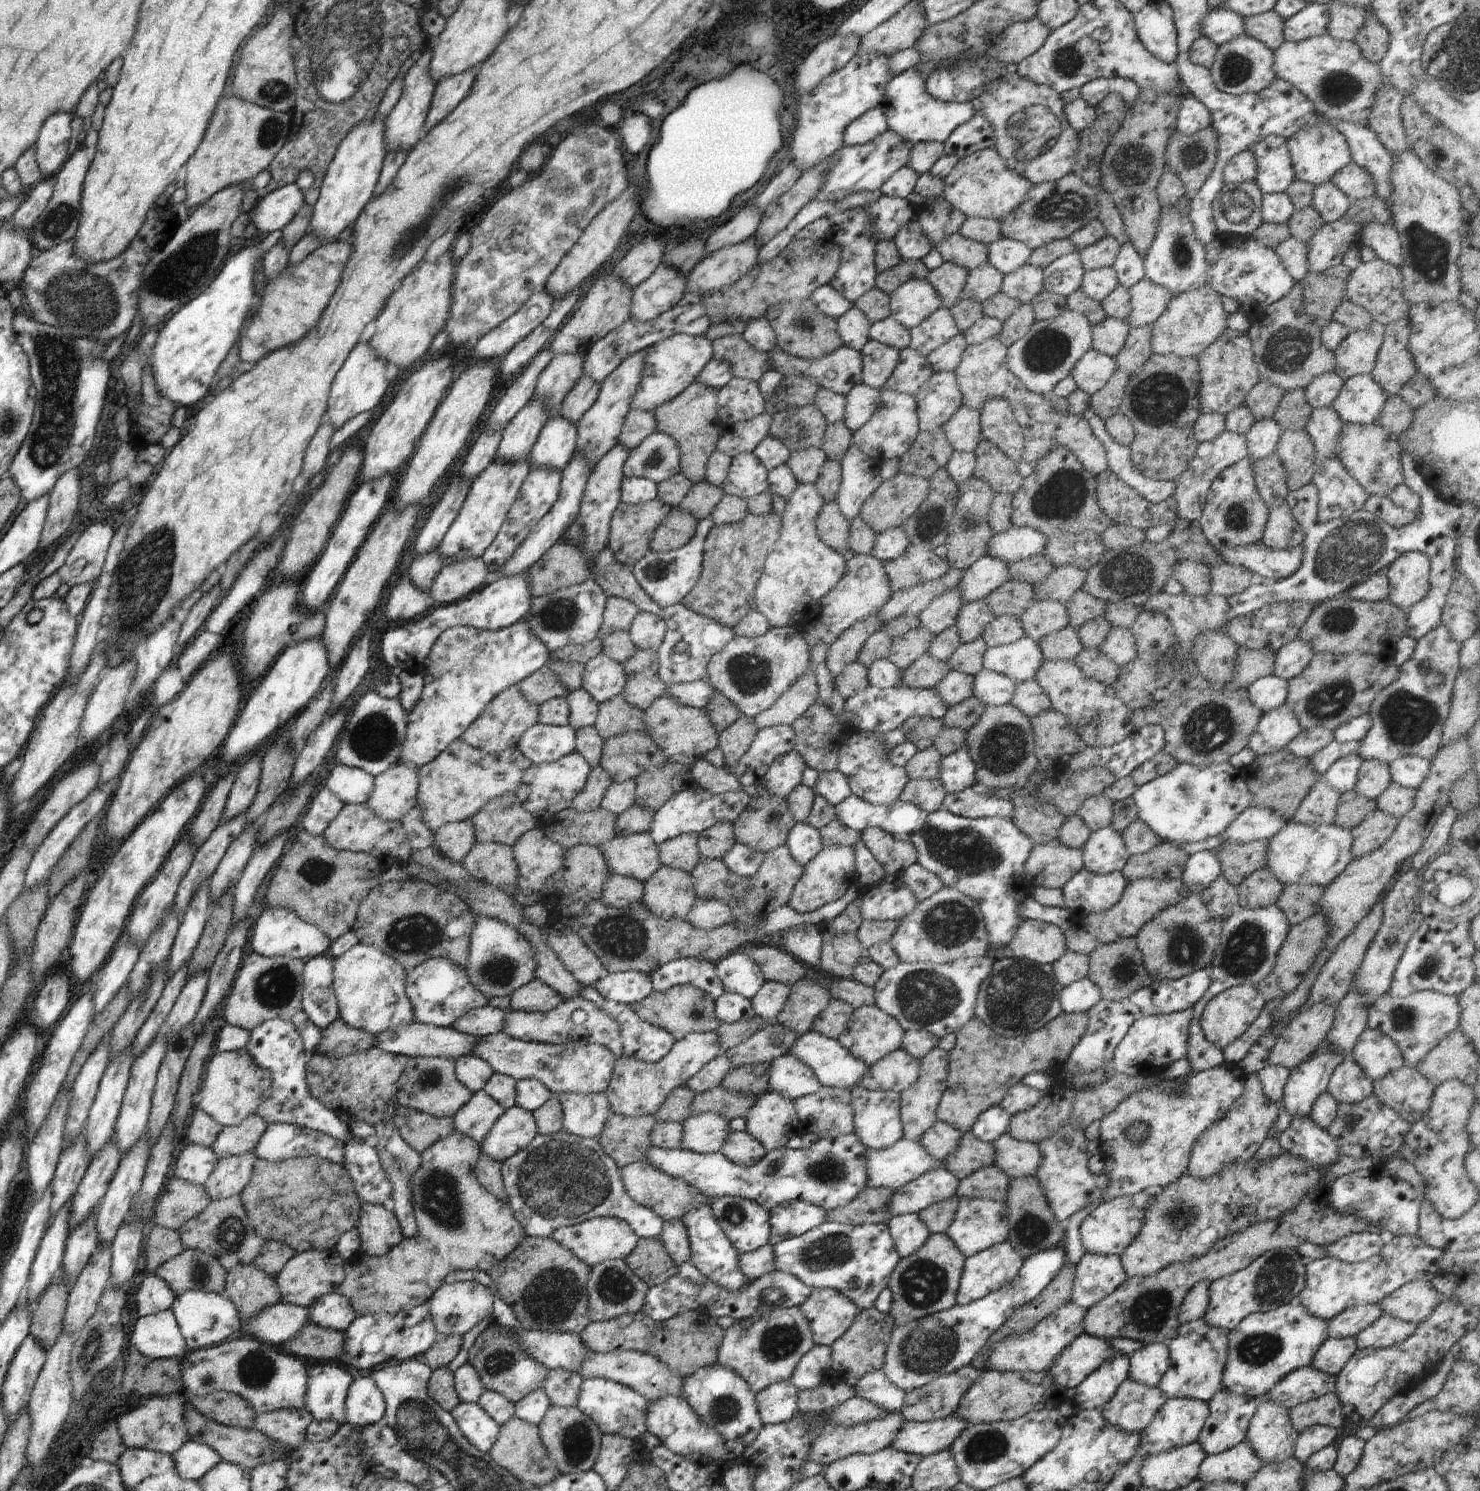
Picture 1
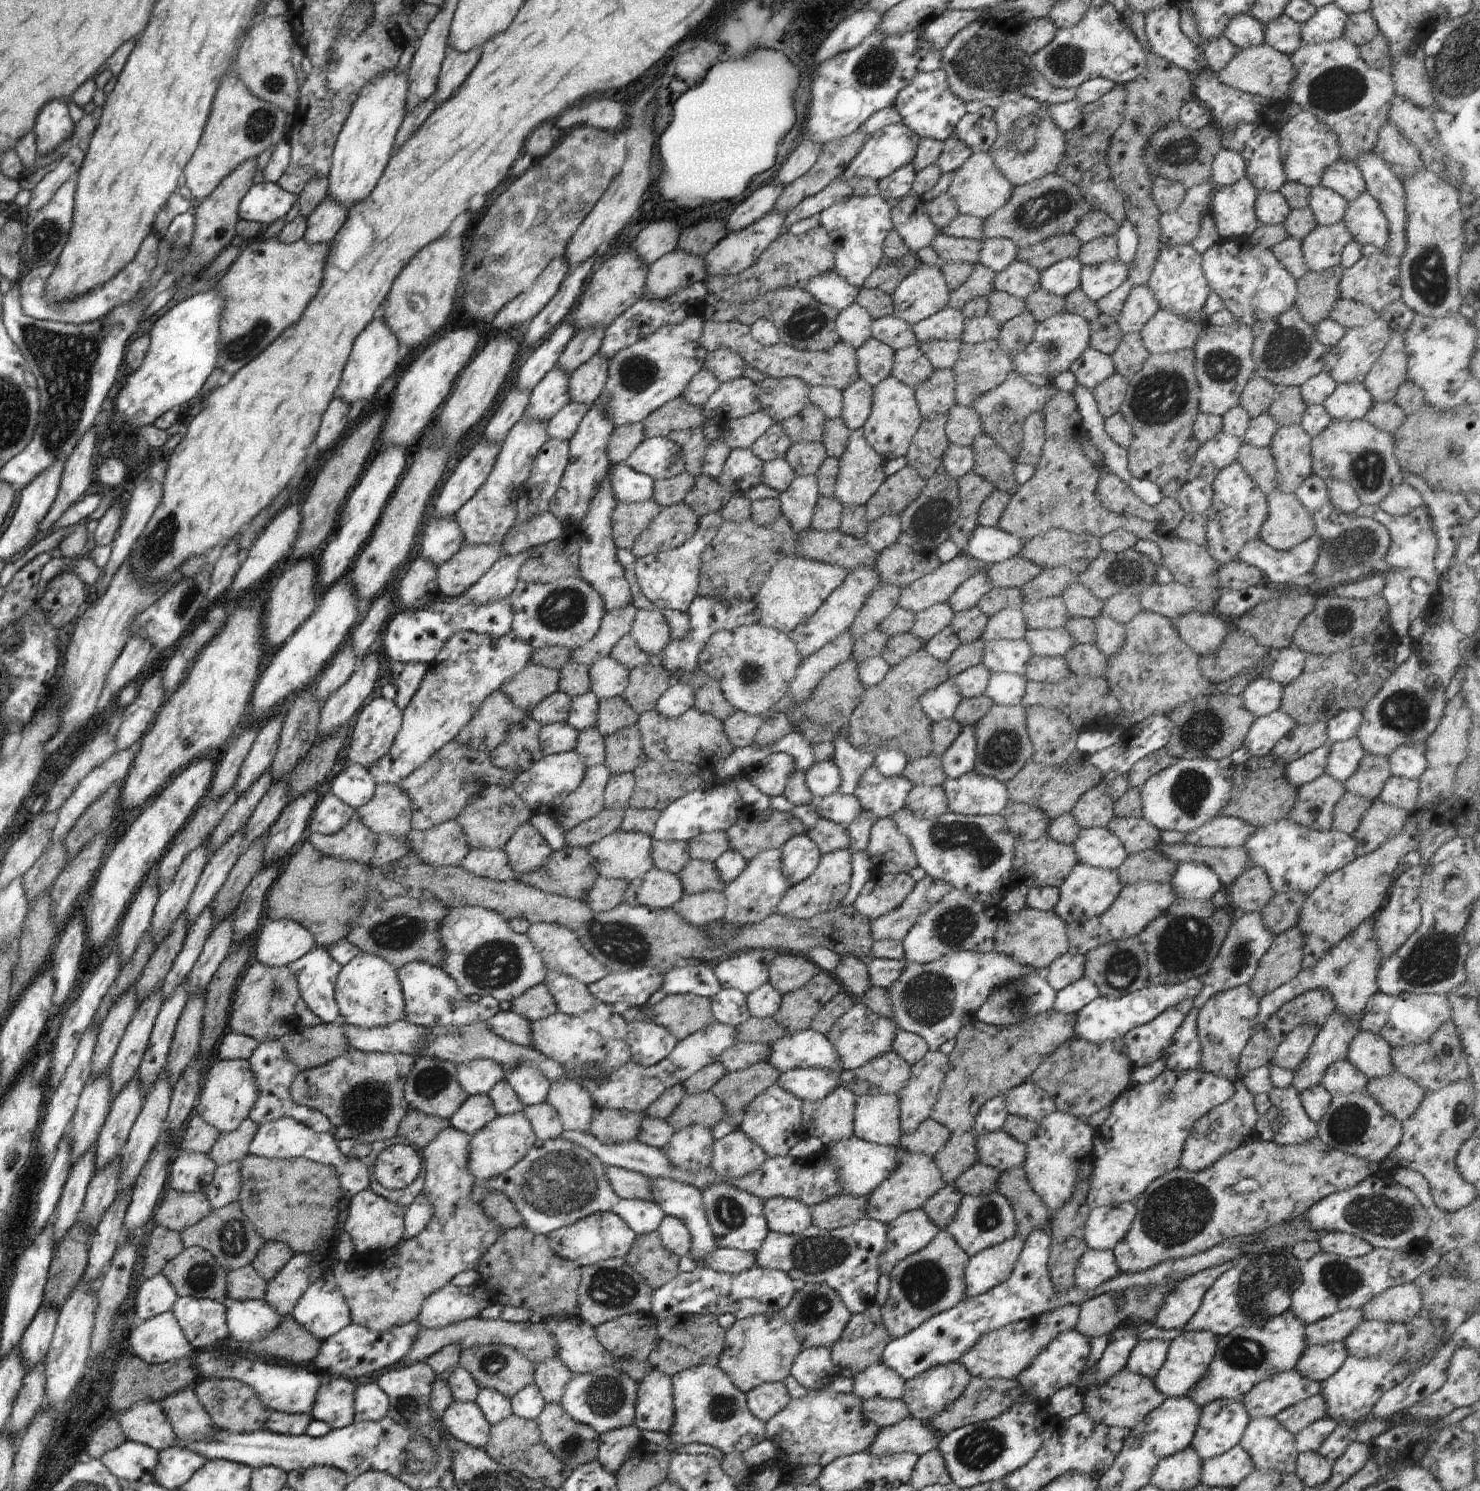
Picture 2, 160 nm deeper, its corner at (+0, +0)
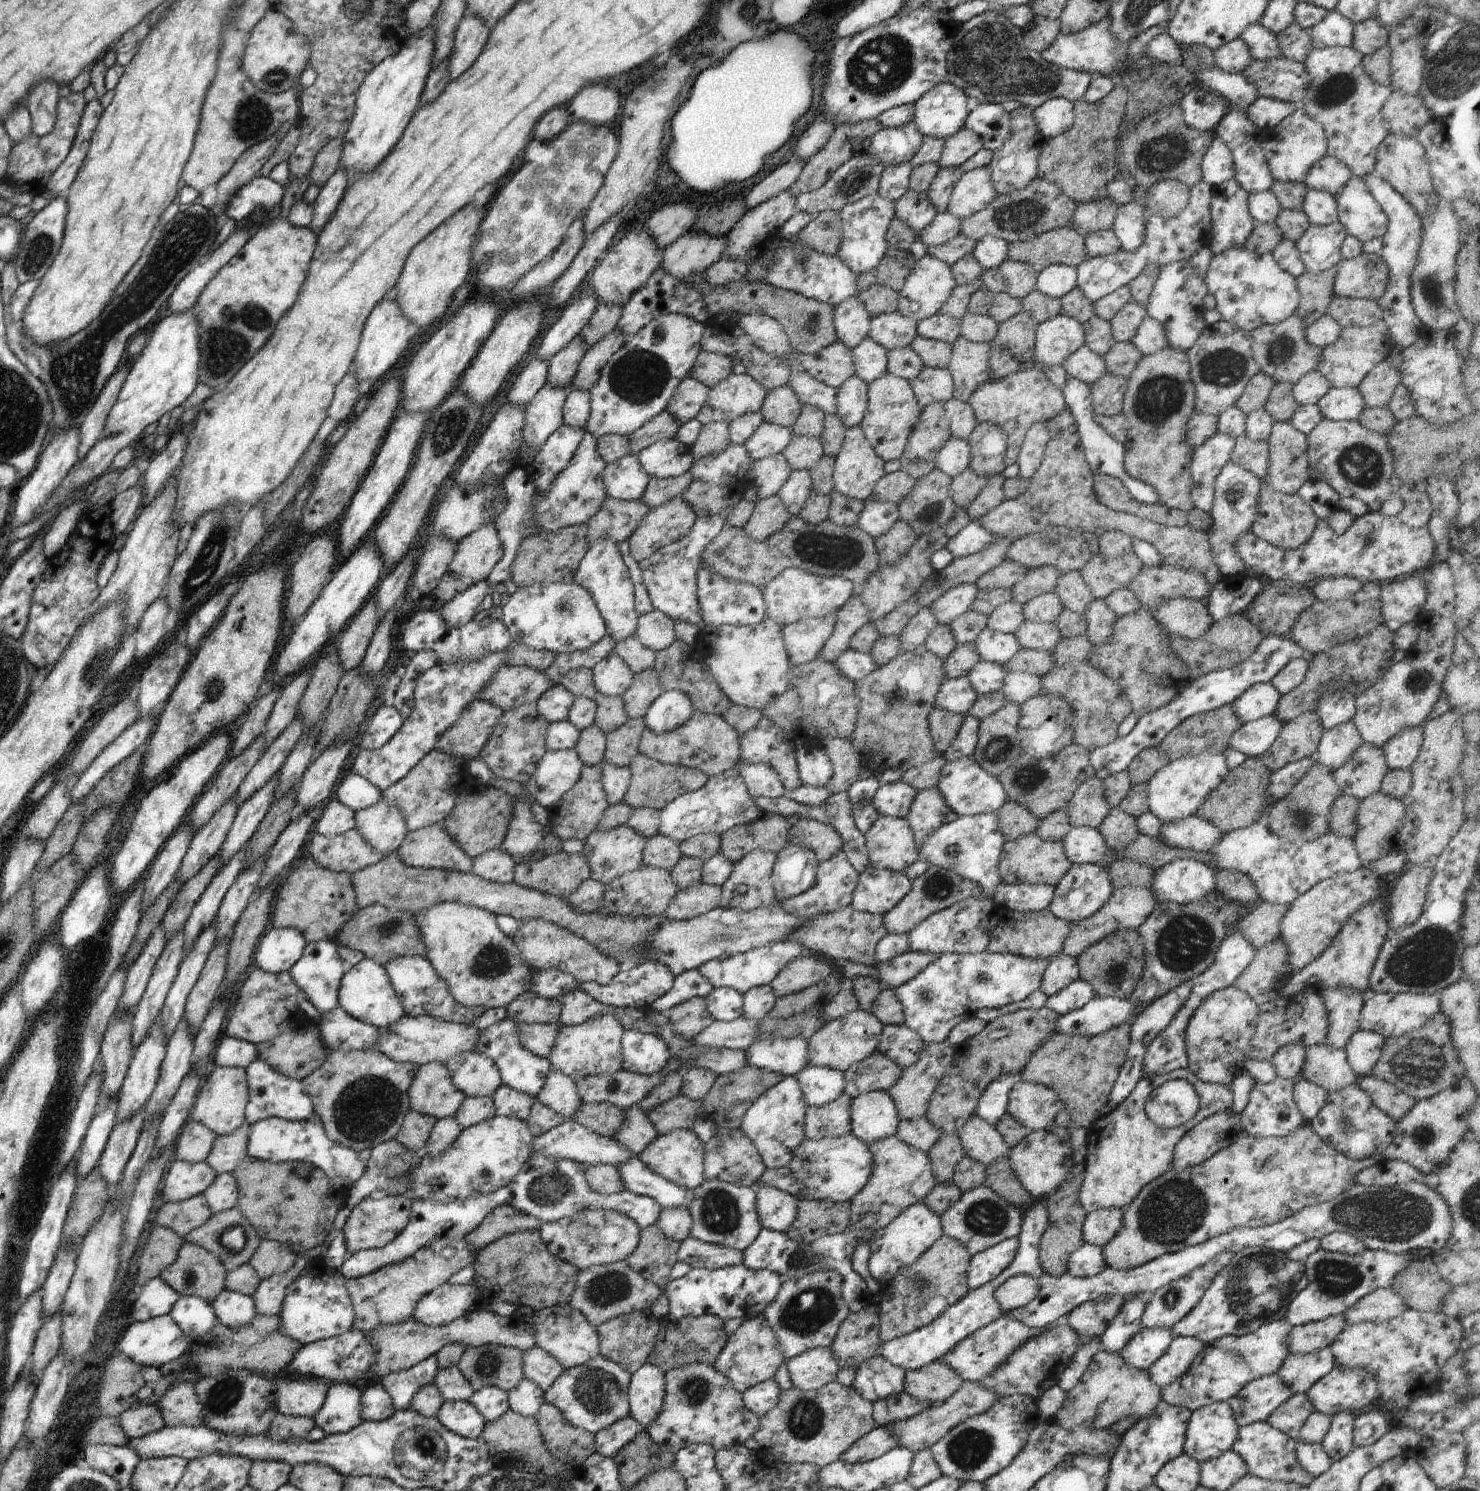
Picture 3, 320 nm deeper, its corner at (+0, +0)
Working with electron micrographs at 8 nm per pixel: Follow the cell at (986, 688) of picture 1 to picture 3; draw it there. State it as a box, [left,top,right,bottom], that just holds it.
[1000,671,1042,705]

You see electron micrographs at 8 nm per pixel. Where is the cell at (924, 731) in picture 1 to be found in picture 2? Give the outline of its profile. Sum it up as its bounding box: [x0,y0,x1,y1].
[849,646,950,761]

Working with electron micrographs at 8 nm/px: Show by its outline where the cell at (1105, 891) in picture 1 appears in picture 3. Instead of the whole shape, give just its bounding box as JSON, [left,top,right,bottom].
[1049,863,1113,924]

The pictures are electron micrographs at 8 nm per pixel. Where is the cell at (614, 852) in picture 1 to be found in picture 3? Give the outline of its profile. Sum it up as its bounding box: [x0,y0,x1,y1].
[581,825,647,885]

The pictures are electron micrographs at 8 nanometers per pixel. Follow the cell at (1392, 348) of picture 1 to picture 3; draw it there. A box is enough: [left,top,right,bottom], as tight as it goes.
[1358,358,1400,407]

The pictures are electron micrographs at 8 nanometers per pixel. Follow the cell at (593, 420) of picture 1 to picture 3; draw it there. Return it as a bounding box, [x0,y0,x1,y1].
[533,429,607,532]

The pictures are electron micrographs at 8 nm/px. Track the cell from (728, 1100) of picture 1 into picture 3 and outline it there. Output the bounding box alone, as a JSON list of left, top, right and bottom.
[646,1094,701,1135]

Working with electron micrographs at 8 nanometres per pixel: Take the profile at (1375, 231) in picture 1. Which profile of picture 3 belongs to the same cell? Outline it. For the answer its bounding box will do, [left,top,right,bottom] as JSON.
[1333,175,1389,243]

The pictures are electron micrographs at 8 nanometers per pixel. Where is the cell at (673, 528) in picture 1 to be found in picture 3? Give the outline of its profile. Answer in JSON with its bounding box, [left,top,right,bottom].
[628,497,698,562]

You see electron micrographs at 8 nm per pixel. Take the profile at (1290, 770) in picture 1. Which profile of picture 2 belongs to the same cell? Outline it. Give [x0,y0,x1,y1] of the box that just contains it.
[1219,754,1298,827]

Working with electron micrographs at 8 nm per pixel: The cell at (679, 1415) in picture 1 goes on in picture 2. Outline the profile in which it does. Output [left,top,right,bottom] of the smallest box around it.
[633,1369,673,1432]

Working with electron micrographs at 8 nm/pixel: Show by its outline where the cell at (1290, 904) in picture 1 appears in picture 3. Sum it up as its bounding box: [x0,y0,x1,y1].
[1234,900,1289,951]

